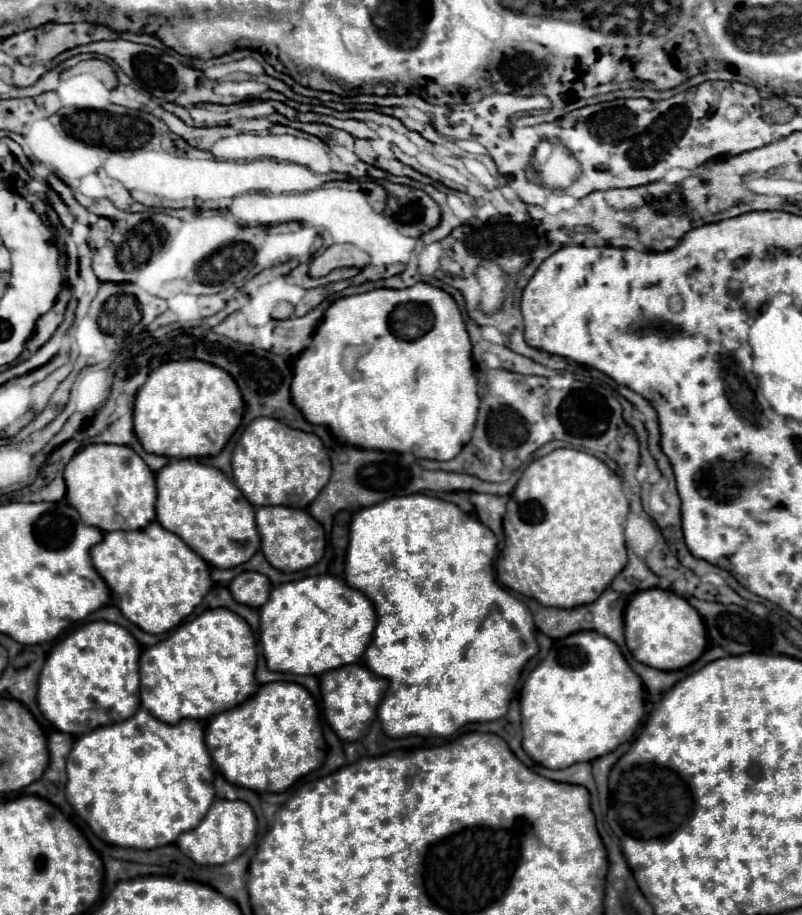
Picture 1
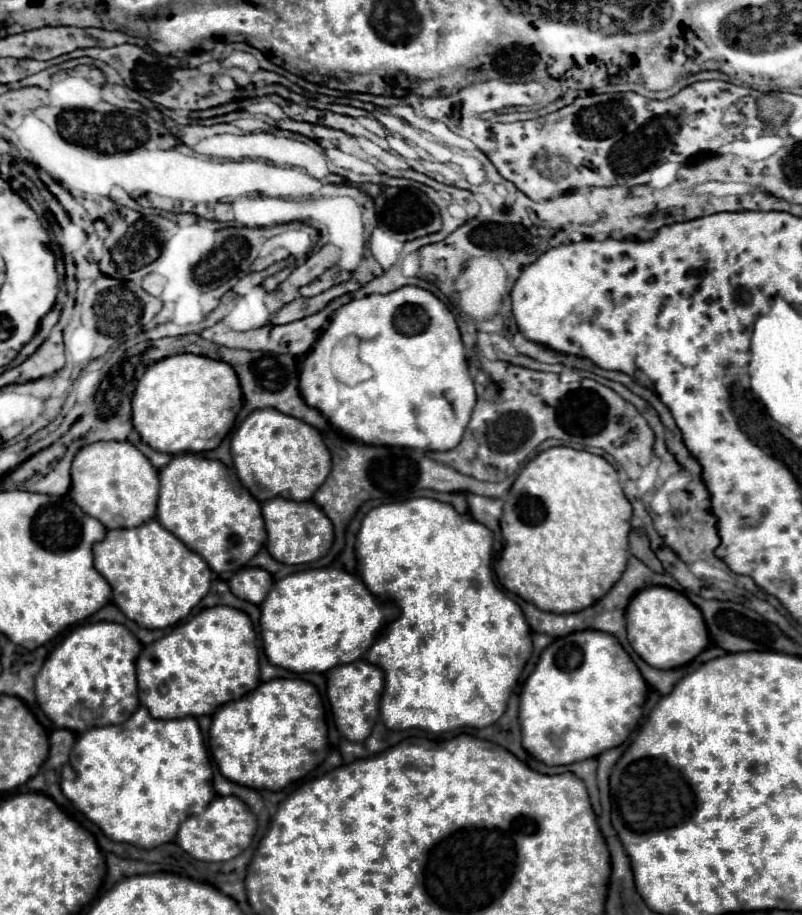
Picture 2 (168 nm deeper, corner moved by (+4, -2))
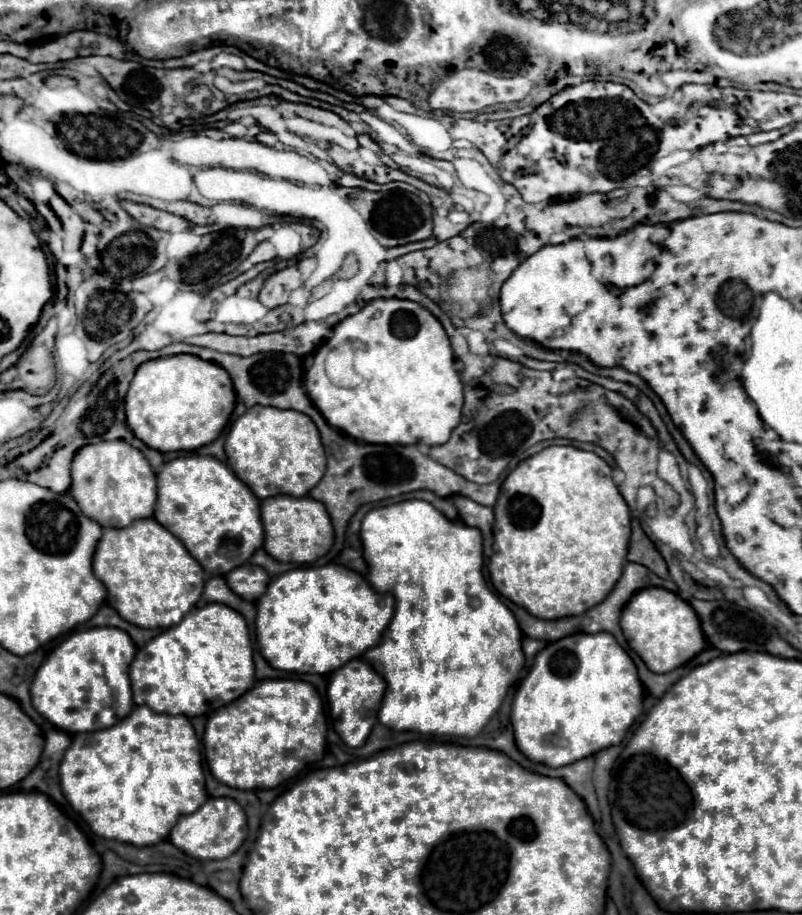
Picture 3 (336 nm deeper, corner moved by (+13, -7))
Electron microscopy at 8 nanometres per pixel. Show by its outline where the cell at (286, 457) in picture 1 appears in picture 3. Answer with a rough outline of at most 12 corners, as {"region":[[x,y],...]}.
{"region":[[253,405],[225,441],[259,499],[309,495],[327,465],[311,417]]}

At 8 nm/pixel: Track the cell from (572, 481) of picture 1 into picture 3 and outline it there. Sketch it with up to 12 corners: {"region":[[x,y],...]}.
{"region":[[555,445],[495,503],[493,587],[541,619],[623,573],[631,517],[599,455]]}

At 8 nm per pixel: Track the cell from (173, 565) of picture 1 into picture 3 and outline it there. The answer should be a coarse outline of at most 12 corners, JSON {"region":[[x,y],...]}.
{"region":[[153,517],[103,529],[93,559],[109,605],[167,629],[205,575]]}

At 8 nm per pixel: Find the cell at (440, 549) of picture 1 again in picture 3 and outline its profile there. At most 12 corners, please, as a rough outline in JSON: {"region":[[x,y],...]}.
{"region":[[373,509],[379,721],[475,737],[523,669],[481,531]]}

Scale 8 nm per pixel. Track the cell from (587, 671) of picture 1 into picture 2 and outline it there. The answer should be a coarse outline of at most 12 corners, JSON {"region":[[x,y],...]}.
{"region":[[614,636],[556,638],[522,686],[546,766],[636,728],[648,684]]}

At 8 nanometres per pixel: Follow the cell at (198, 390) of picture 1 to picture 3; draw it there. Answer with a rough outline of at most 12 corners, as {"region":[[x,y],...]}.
{"region":[[197,355],[139,365],[135,437],[161,453],[219,437],[229,373]]}

